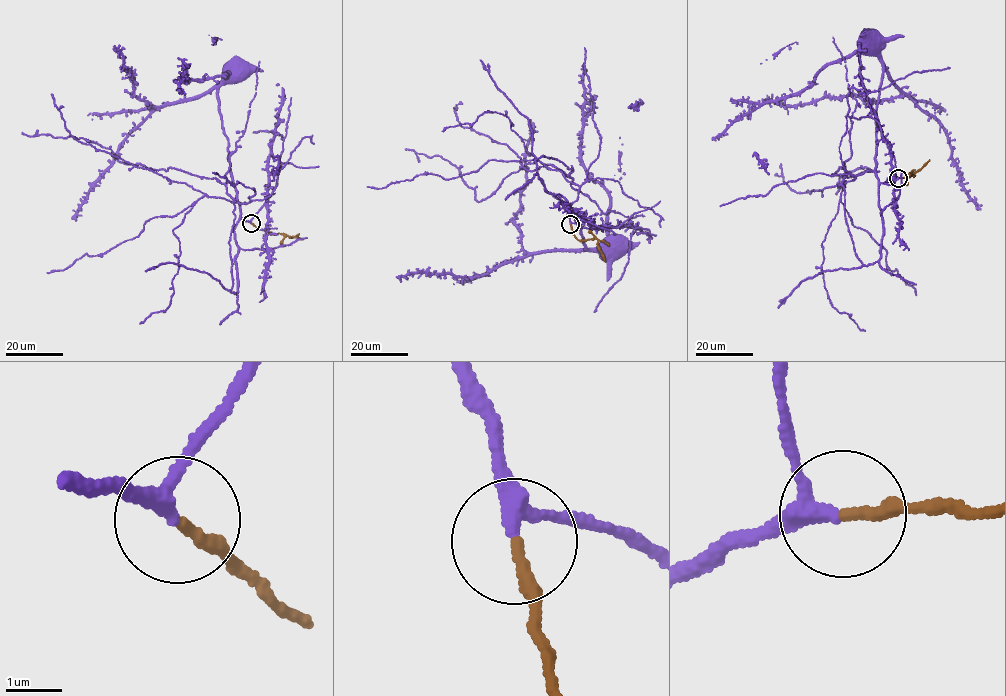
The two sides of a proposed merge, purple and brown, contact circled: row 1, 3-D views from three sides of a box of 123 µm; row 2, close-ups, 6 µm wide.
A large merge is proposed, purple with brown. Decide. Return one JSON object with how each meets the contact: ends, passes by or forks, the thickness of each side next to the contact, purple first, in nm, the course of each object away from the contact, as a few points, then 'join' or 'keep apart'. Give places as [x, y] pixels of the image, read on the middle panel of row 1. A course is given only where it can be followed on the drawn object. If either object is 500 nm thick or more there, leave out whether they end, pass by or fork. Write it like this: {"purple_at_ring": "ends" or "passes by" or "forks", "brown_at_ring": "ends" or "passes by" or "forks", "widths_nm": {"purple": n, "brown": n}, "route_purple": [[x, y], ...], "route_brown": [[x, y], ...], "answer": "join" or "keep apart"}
{"purple_at_ring": "passes by", "brown_at_ring": "ends", "widths_nm": {"purple": 240, "brown": 190}, "route_purple": [[571, 224], [567, 204], [582, 227], [583, 241], [588, 250], [615, 240]], "route_brown": [[571, 224], [573, 234], [578, 240], [597, 240], [605, 262]], "answer": "join"}

